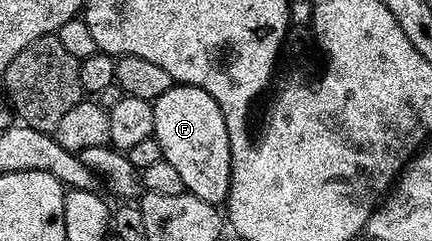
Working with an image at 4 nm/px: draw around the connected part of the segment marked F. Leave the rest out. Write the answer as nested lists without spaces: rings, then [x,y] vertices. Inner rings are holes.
[[[175,83],[152,103],[153,138],[160,142],[162,159],[178,171],[186,191],[204,202],[221,205],[230,189],[231,162],[228,126],[224,122],[224,114],[220,114],[216,98],[191,84]]]

